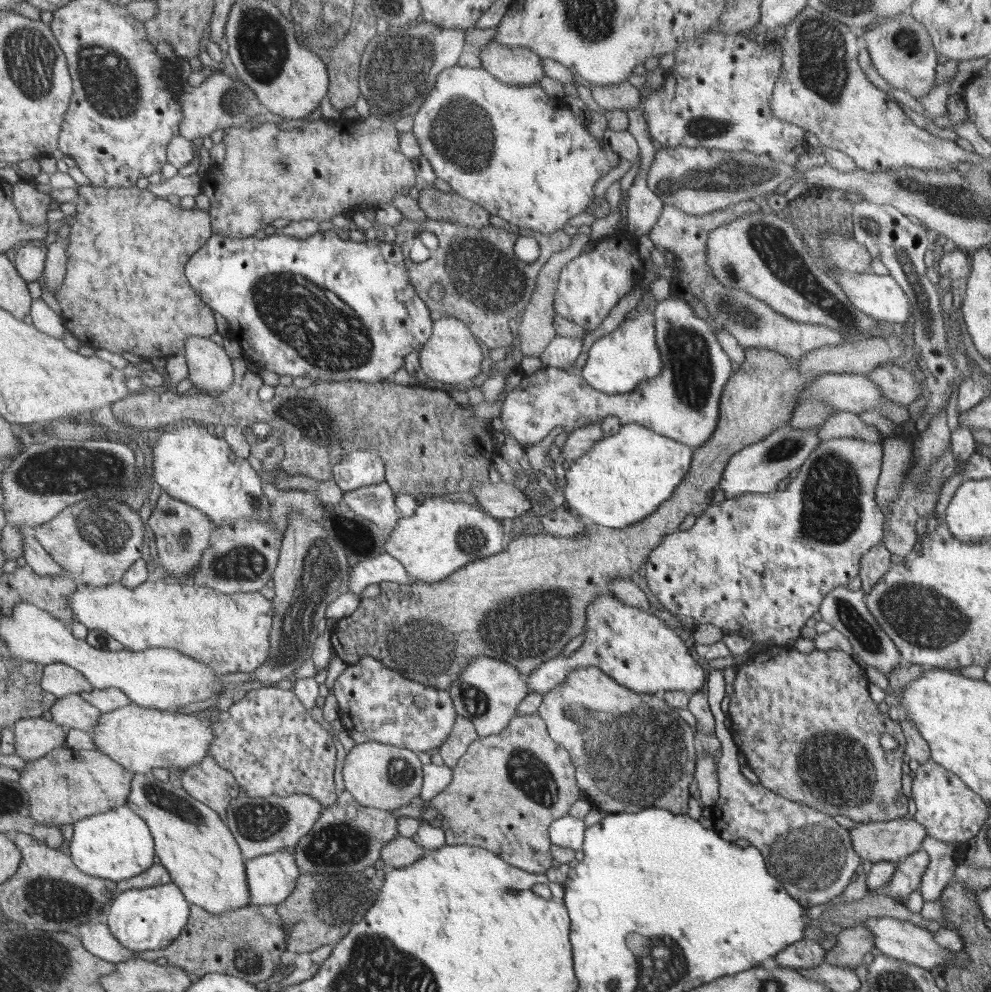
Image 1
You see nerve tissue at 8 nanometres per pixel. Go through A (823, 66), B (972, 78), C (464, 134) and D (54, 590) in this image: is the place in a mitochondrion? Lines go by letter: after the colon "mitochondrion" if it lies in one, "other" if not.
A: mitochondrion
B: other
C: mitochondrion
D: other

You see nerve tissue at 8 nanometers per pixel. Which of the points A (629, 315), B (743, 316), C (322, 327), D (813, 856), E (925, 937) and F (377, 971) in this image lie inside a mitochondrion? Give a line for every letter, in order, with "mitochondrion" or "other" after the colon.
A: other
B: mitochondrion
C: mitochondrion
D: mitochondrion
E: other
F: mitochondrion

